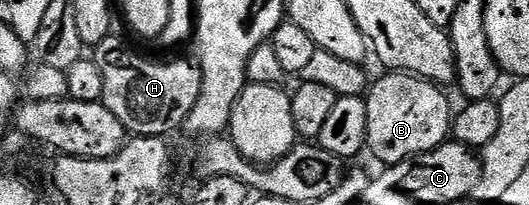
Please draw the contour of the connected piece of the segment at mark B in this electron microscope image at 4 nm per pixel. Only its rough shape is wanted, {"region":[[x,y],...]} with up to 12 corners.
{"region":[[406,72],[370,87],[366,147],[386,167],[442,146],[453,109]]}

